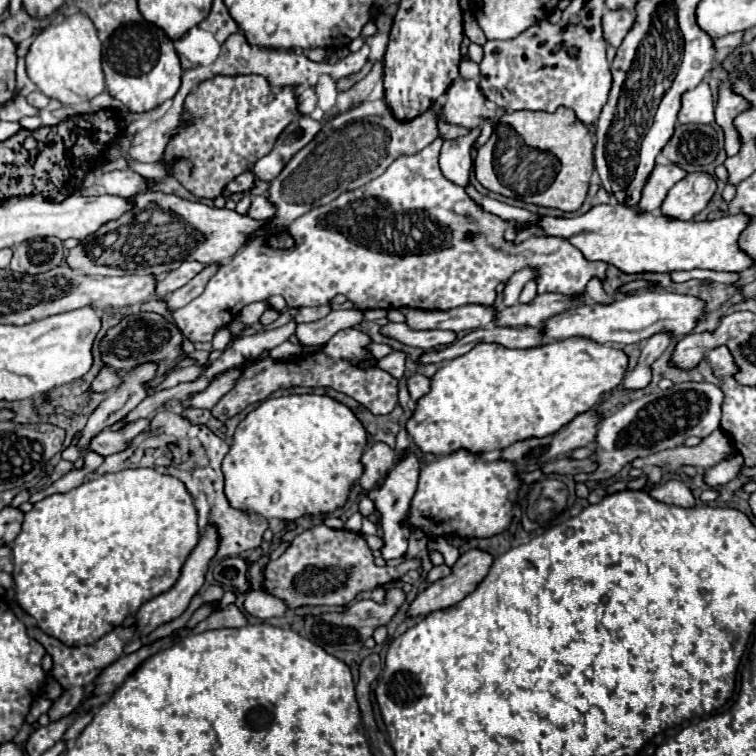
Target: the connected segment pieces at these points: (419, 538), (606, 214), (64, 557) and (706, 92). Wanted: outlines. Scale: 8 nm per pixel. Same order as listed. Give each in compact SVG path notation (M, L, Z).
M412 529L408 541L408 554L397 559L386 561L386 564L388 566L397 566L401 562L417 557L423 560L423 568L424 562L431 561L429 551L427 549L428 540L429 538L425 535L425 533L423 533L423 531L421 531L421 529Z
M597 205L579 217L543 217L539 227L543 235L565 237L575 245L587 261L605 261L625 273L671 273L685 269L713 269L713 271L743 271L755 261L739 249L739 235L753 221L753 217L725 215L713 221L681 221L661 213L647 213L627 205Z
M155 469L105 473L67 493L45 497L25 513L23 529L13 543L15 599L35 619L39 629L57 637L63 645L91 645L91 641L107 633L107 623L121 625L145 601L169 591L197 541L197 509L179 479L157 473Z
M699 83L695 89L683 95L683 107L679 111L679 123L713 123L713 95L707 83Z

